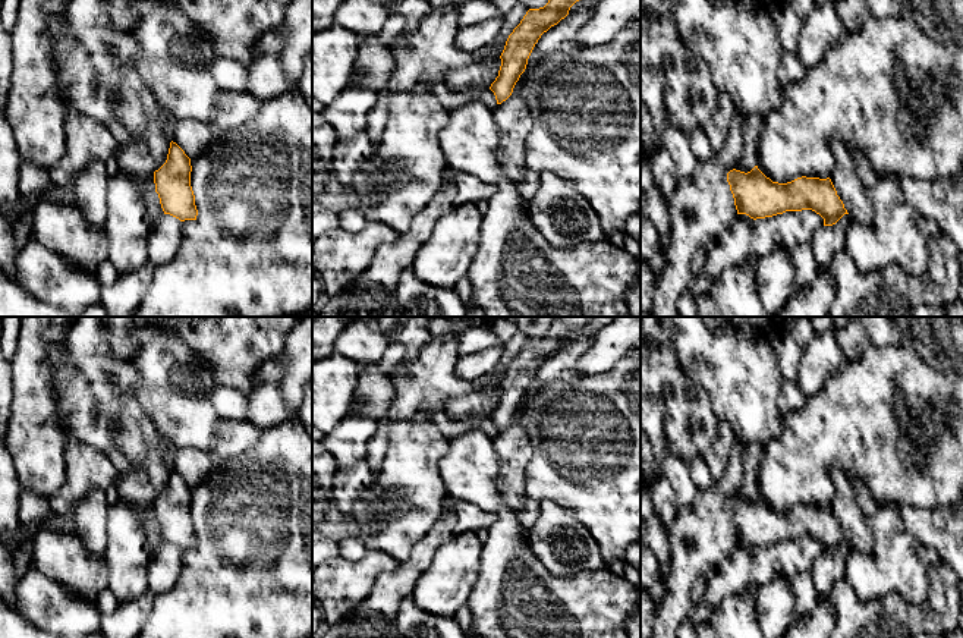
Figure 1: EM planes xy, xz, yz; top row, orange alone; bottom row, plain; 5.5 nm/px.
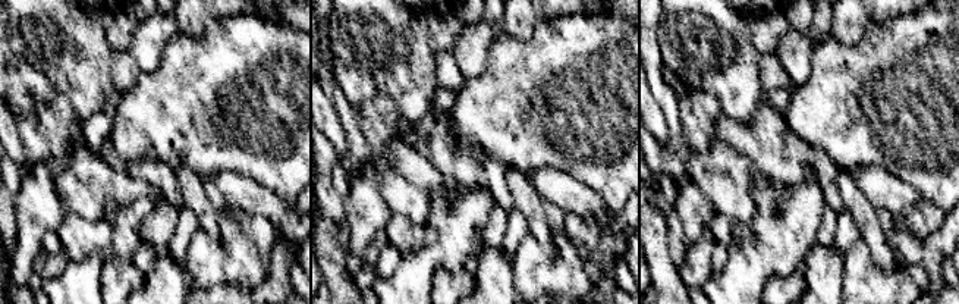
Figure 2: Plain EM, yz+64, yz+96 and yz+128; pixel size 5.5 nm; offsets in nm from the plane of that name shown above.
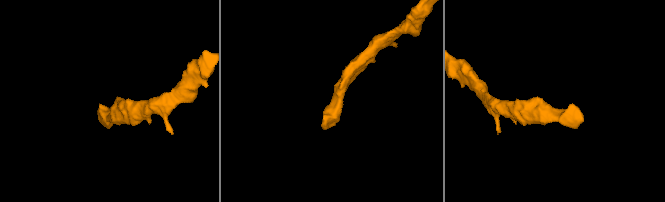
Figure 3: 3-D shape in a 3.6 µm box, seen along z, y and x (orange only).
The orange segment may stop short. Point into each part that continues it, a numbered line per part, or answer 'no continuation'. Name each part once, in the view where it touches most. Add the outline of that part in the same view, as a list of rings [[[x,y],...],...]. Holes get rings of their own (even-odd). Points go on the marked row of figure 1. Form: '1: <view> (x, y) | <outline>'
no continuation

